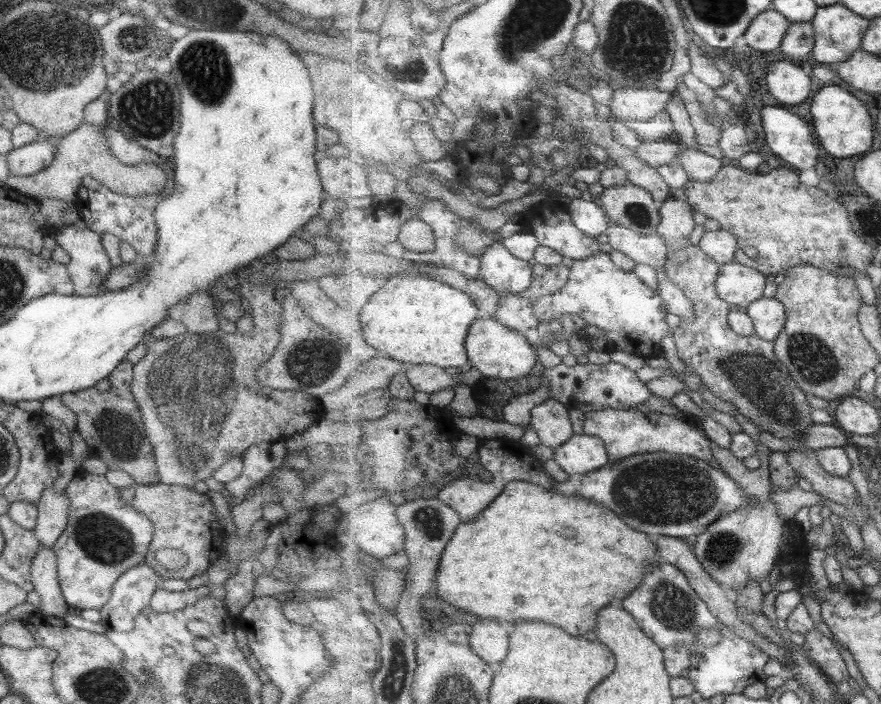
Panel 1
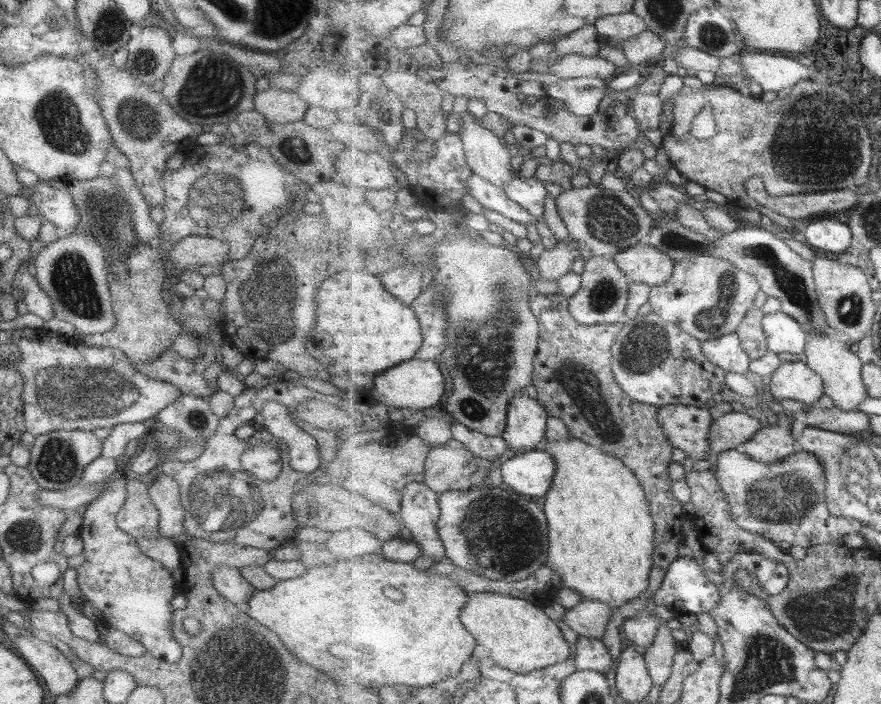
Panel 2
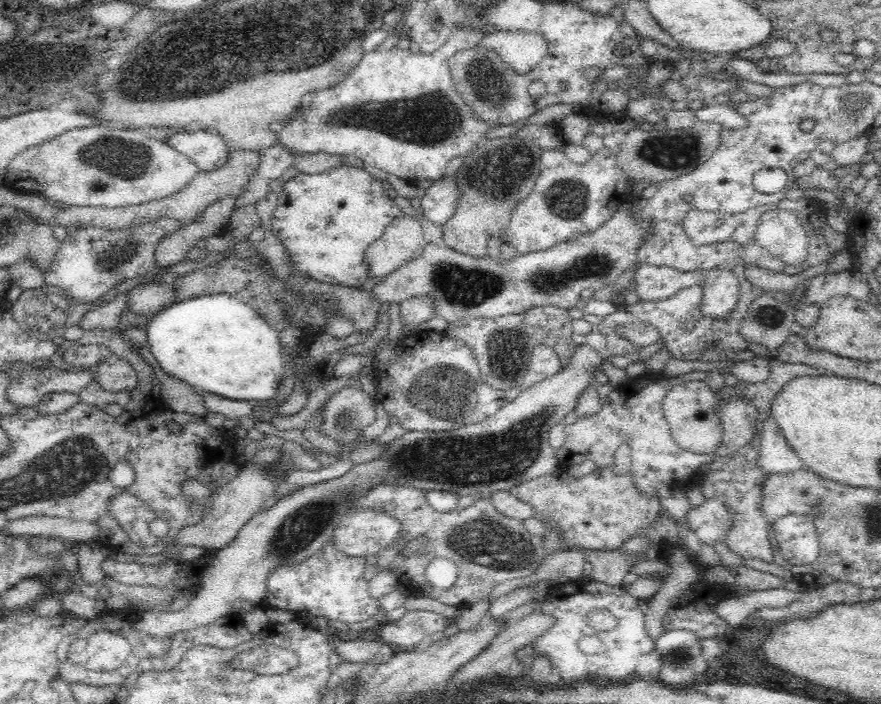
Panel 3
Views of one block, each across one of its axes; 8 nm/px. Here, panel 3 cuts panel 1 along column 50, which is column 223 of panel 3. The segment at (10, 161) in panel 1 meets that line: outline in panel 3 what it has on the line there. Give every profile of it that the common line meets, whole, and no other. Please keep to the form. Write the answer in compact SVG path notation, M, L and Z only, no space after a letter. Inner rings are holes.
M201 127L172 132L164 144L174 148L181 155L194 162L199 171L211 172L221 168L231 149L224 137L216 132L208 132Z

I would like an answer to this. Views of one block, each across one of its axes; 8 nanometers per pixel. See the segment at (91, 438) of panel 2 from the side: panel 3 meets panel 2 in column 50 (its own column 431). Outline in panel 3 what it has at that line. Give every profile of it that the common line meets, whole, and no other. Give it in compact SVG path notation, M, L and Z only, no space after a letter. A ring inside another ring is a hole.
M588 343L577 346L570 364L554 376L549 376L534 385L526 384L523 389L517 390L517 395L512 402L504 405L497 413L485 418L482 422L440 432L406 431L388 444L384 445L384 452L368 462L354 464L342 476L312 484L300 486L284 496L280 496L272 506L260 509L248 522L242 526L235 538L223 549L213 551L215 559L203 572L204 586L198 596L189 602L189 605L178 612L144 611L136 615L132 622L132 629L146 633L152 639L170 639L178 633L185 633L192 629L206 626L234 613L233 605L236 601L248 600L258 608L267 594L268 572L282 564L294 564L306 560L314 552L320 550L333 536L334 529L340 521L352 512L351 506L368 490L376 488L380 483L386 485L406 485L412 488L427 490L440 490L462 496L474 493L490 493L498 490L507 491L513 486L518 486L526 480L549 475L556 471L558 459L548 440L548 428L552 424L564 422L564 418L573 413L578 402L578 396L592 382L592 372L600 366L602 354L590 347Z

